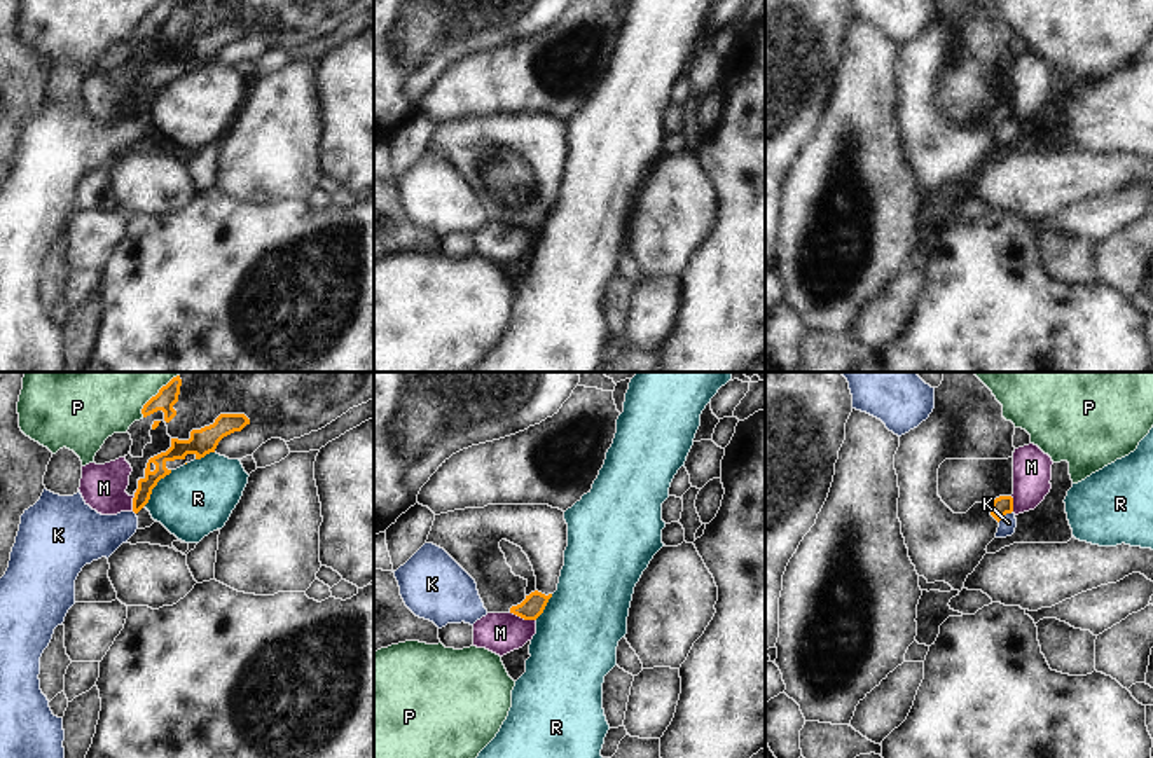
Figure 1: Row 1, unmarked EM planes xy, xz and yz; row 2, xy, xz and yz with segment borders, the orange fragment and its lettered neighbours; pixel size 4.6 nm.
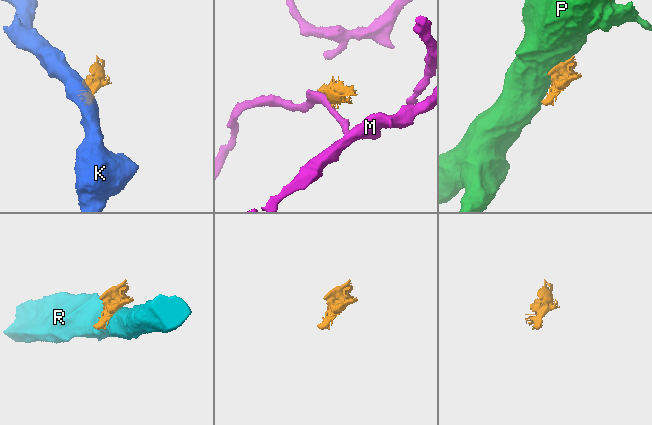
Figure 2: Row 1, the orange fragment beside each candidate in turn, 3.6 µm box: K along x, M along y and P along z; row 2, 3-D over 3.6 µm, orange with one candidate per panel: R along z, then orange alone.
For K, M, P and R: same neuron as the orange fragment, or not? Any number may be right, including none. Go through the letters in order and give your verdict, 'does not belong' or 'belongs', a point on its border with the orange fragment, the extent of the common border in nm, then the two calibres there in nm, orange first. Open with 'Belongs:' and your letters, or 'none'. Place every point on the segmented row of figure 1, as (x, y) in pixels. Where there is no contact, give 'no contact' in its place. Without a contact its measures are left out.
Belongs: none
K: does not belong; meets orange in yz at (1005, 514); contact 90 nm long; 90 nm thick on the orange side, 80 nm on the other
M: does not belong; meets orange in xz at (523, 617); contact 130 nm long; 100 nm thick on the orange side, 190 nm on the other
P: does not belong; meets orange in xy at (158, 393); contact 260 nm long; 100 nm thick on the orange side, 440 nm on the other
R: does not belong; meets orange in xy at (154, 486); contact 220 nm long; 90 nm thick on the orange side, 340 nm on the other

